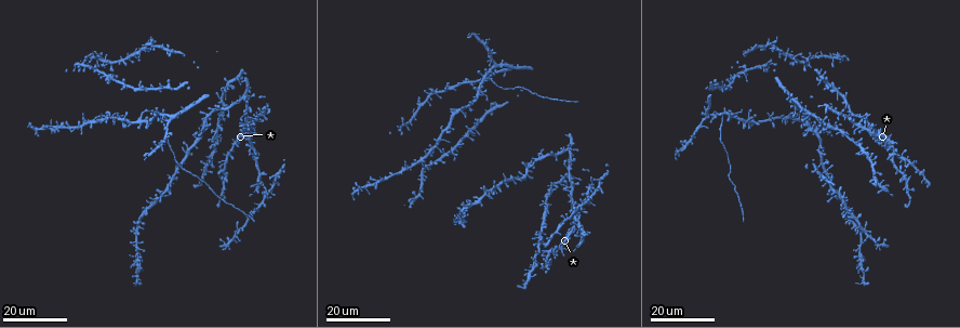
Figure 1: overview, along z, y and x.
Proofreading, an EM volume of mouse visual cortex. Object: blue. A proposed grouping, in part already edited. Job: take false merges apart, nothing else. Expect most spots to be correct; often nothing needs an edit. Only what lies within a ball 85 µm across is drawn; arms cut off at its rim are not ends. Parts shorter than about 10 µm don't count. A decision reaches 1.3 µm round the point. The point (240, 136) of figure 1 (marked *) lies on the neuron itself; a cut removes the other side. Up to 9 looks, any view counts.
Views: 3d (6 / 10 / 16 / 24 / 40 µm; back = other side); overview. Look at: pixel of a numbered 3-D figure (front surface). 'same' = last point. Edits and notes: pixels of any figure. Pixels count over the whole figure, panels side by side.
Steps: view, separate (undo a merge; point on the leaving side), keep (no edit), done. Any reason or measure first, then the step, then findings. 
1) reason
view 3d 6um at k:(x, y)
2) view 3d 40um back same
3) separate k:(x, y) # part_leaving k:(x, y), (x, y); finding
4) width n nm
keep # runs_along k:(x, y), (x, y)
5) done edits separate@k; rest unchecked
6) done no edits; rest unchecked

looks like a crossing
view 3d 16um at 1:(859, 126)

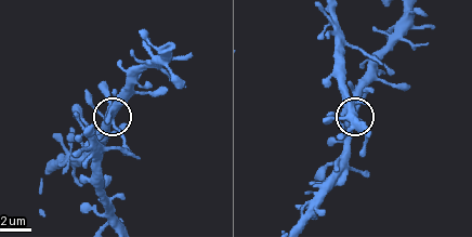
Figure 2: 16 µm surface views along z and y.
zoom in
view 3d 10um same

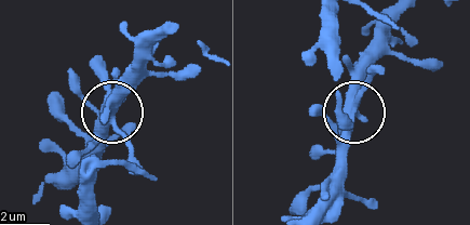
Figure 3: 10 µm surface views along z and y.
keep # all the same neuron

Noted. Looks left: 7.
looks like a crossing
view 3d 24um at 1:(206, 114)

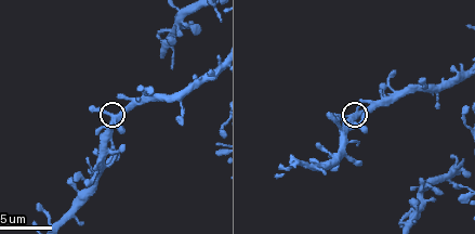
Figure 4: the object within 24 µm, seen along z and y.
zoom in
view 3d 10um at 4:(112, 119)

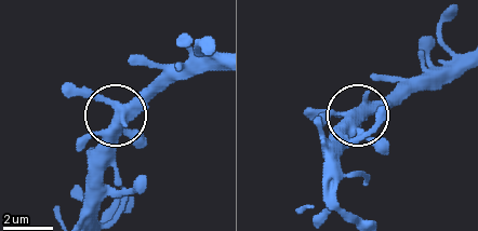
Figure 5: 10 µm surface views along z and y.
arms 5
keep # runs_along 5:(457, 56), (421, 70), (364, 106), (358, 112), (358, 137); continuous, no second neuron

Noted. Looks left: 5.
three arms meet
view 3d 16um at 1:(721, 115)

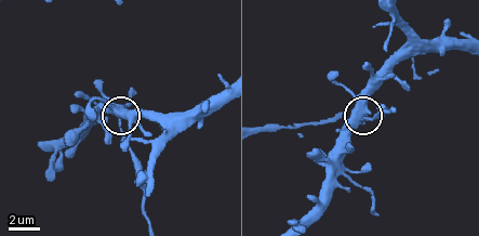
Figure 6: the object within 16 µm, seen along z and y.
view 3d 6um at 6:(360, 116)

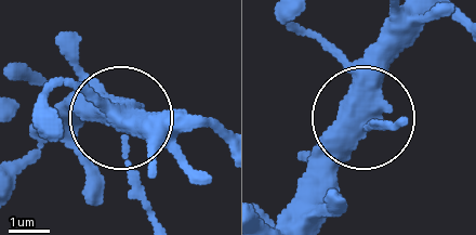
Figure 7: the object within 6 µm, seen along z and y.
keep # continuous, no second neuron

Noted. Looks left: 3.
arms part here
view 3d 16um at 1:(478, 90)

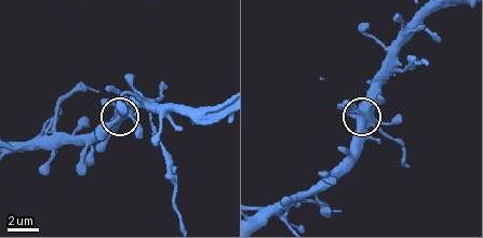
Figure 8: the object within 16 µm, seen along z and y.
view 3d 10um at 8:(358, 127)

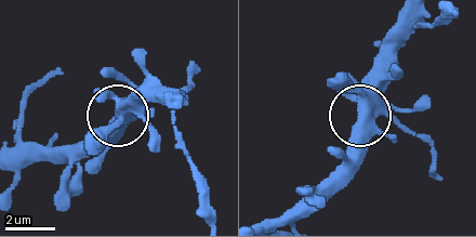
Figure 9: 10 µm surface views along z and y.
view 3d 10um back at 9:(363, 112)

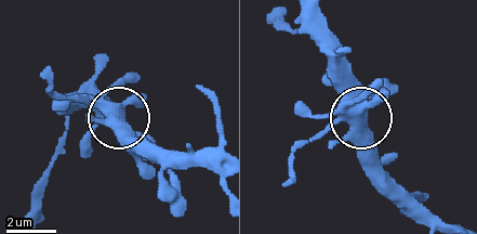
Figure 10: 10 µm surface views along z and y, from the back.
side_arm 55 um
keep # all the same neuron

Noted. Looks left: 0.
done no edits; rest unchecked

